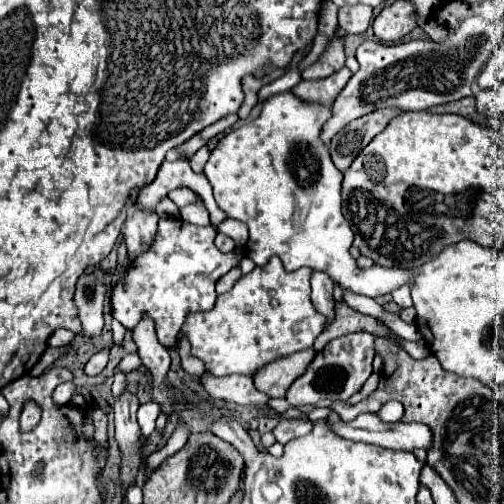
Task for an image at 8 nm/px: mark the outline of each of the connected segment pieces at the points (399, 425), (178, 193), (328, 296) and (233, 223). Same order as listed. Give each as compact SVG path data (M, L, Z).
M360 414L352 422L342 422L342 420L326 420L330 430L334 434L346 438L346 440L356 440L356 442L366 442L366 444L376 444L382 448L392 448L392 450L414 450L414 448L430 448L430 428L424 424L416 422L382 422L376 414Z
M178 188L178 190L172 190L172 192L168 194L168 198L170 198L178 208L182 208L182 206L186 206L188 202L194 202L194 200L198 198L198 194L192 192L192 190L188 190L188 188Z
M314 270L310 284L312 284L312 302L316 310L328 318L328 324L330 324L334 320L334 300L332 300L334 282L326 272Z
M232 218L224 220L224 222L218 226L218 232L230 236L230 238L236 242L238 248L244 248L246 238L248 238L248 230L246 230L246 226L244 226L242 222L238 222L238 220L232 220Z

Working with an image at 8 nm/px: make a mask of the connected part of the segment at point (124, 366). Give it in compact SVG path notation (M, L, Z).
M137 352L132 354L126 354L124 358L122 358L122 362L117 365L118 370L122 370L122 372L128 374L134 370L138 370L141 365L141 359Z

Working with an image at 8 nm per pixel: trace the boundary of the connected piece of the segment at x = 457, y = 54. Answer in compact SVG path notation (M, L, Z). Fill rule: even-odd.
M480 16L464 18L462 26L458 26L458 30L450 30L448 38L442 42L410 40L386 46L366 40L356 52L360 70L348 80L344 90L334 100L334 114L322 130L322 140L330 142L330 138L348 122L378 108L394 106L400 110L428 110L438 104L450 104L472 96L472 82L476 74L484 68L500 42L502 36L496 30L496 24L486 22Z

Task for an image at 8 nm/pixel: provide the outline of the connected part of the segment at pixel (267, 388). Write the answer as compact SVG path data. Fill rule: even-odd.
M314 348L300 350L298 354L290 354L290 358L276 358L276 362L268 362L254 374L254 386L260 392L266 392L272 398L282 398L288 386L306 370L306 366L314 358Z

